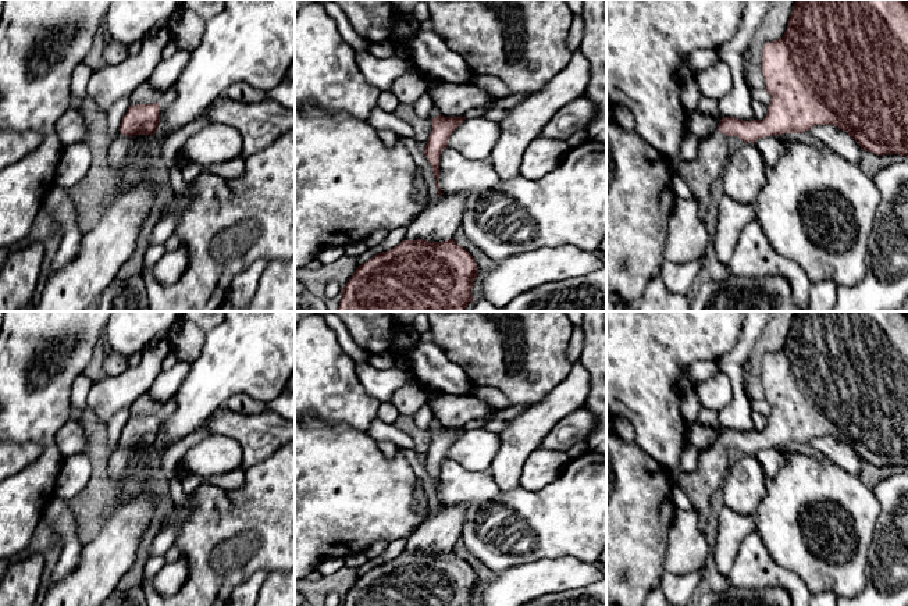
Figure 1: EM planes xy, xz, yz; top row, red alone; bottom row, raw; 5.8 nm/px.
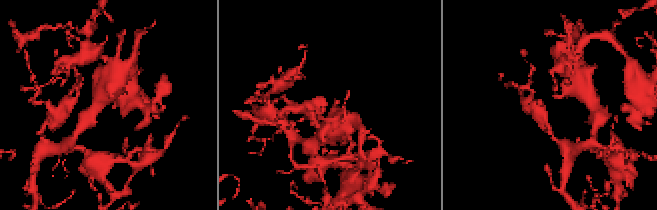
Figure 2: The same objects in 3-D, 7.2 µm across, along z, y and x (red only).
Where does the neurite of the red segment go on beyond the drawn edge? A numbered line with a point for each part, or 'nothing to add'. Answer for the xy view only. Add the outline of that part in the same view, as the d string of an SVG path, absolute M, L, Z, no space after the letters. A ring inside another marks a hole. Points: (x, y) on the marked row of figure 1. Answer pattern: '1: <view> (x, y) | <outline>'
1: xy (118, 154) | M118 132L110 146L108 160L117 174L122 171L122 168L125 167L125 164L132 156L128 150L128 140L129 136Z

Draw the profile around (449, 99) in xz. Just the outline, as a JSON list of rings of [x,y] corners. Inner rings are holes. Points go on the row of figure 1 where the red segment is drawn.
[[[438,81],[428,90],[434,107],[444,117],[466,117],[473,108],[485,108],[495,100],[474,83],[448,83]]]

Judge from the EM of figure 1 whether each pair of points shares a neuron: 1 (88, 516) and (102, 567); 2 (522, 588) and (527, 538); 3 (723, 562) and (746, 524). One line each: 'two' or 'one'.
1: two
2: two
3: one

